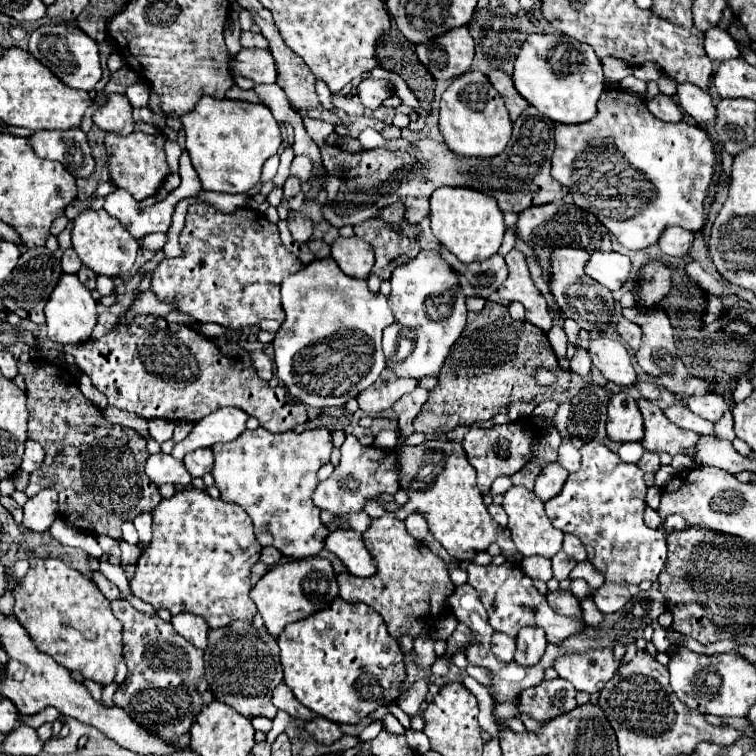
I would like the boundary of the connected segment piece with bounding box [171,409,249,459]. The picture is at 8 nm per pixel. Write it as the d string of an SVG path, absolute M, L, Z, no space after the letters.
M217 409L217 413L211 413L209 417L203 417L195 423L191 433L175 443L173 457L183 459L185 453L195 451L199 447L211 447L215 443L229 443L237 439L245 431L245 421L249 415L241 409Z

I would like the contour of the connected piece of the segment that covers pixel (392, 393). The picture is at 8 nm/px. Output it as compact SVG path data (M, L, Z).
M385 367L379 375L379 379L369 387L365 389L357 401L359 401L359 409L367 411L367 413L381 413L385 409L389 409L399 397L403 397L405 393L413 391L413 387L417 385L417 381L413 379L403 379L403 377L397 377L393 373L393 369Z

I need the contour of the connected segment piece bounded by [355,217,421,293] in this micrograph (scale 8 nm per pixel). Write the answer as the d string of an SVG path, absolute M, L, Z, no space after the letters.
M379 217L367 219L363 223L355 225L355 235L371 243L375 251L375 267L369 275L369 289L379 291L379 285L387 281L397 265L407 263L409 259L417 257L419 253L419 241L409 239L401 233L401 227L393 231L393 225L387 221L381 221Z

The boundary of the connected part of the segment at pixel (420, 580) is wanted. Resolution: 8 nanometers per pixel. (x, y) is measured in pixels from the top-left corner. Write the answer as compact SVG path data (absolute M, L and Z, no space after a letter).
M385 511L383 517L373 519L365 533L365 545L373 553L377 575L371 579L361 579L351 573L337 575L339 597L371 605L377 613L381 613L393 637L401 637L405 633L417 637L431 621L439 619L439 613L447 611L447 597L453 593L455 585L447 575L445 561L427 545L413 539L403 521L395 519L393 511Z

